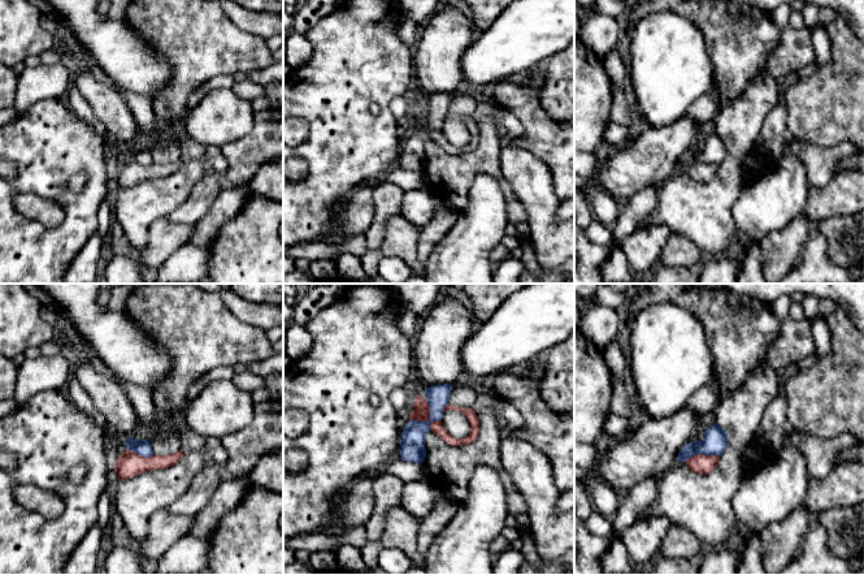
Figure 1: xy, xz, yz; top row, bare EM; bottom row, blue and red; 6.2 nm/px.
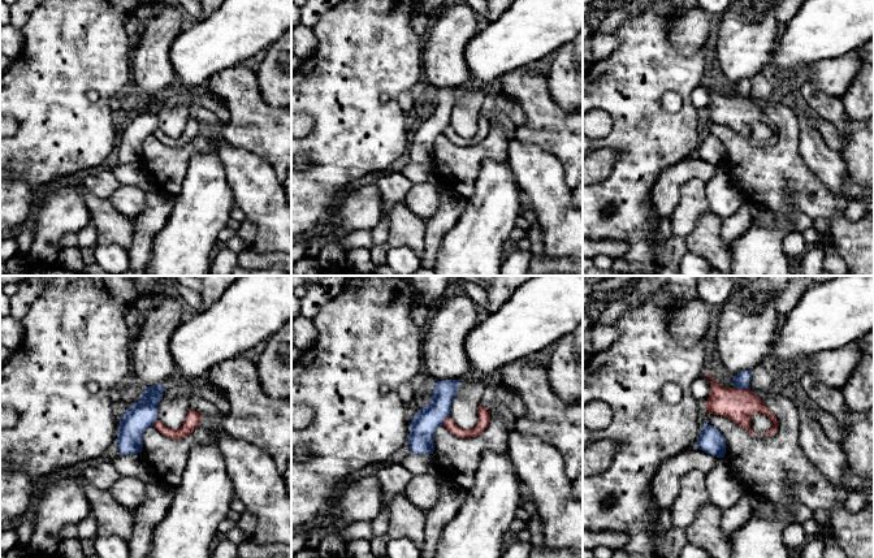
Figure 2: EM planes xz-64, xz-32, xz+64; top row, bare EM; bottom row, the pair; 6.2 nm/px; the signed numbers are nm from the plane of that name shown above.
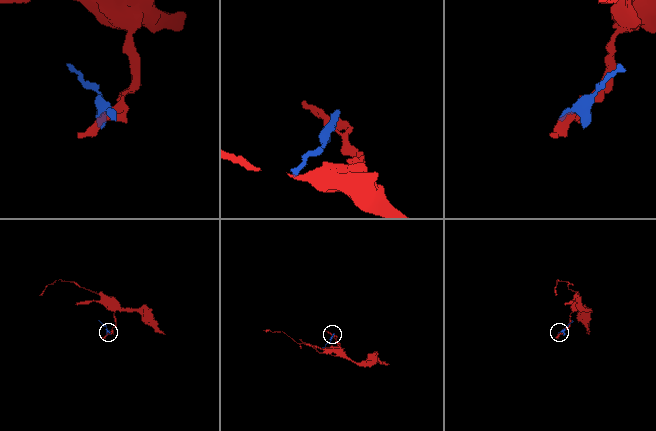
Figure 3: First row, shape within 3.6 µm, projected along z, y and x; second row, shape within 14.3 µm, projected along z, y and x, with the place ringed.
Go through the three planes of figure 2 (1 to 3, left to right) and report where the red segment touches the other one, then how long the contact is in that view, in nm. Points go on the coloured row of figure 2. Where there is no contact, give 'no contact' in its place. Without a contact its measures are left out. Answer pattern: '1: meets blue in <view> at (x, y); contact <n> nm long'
1: meets blue in xz-64 at (154, 423); contact 50 nm long
2: meets blue in xz-32 at (444, 419); contact 80 nm long
3: meets blue in xz+64 at (743, 388); contact 100 nm long

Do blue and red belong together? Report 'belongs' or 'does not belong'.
does not belong

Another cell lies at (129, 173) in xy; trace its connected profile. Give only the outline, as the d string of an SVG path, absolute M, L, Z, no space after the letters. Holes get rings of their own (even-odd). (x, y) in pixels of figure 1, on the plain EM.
M182 157L169 164L151 164L143 167L139 163L125 159L116 169L114 178L120 189L134 186L147 180L168 177L178 172L184 161Z

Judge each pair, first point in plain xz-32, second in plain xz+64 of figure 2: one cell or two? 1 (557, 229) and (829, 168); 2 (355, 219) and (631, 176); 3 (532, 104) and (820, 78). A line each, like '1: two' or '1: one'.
1: one
2: two
3: two

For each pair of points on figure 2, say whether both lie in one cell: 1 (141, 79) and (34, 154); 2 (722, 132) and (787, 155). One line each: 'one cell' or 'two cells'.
1: two cells
2: one cell

